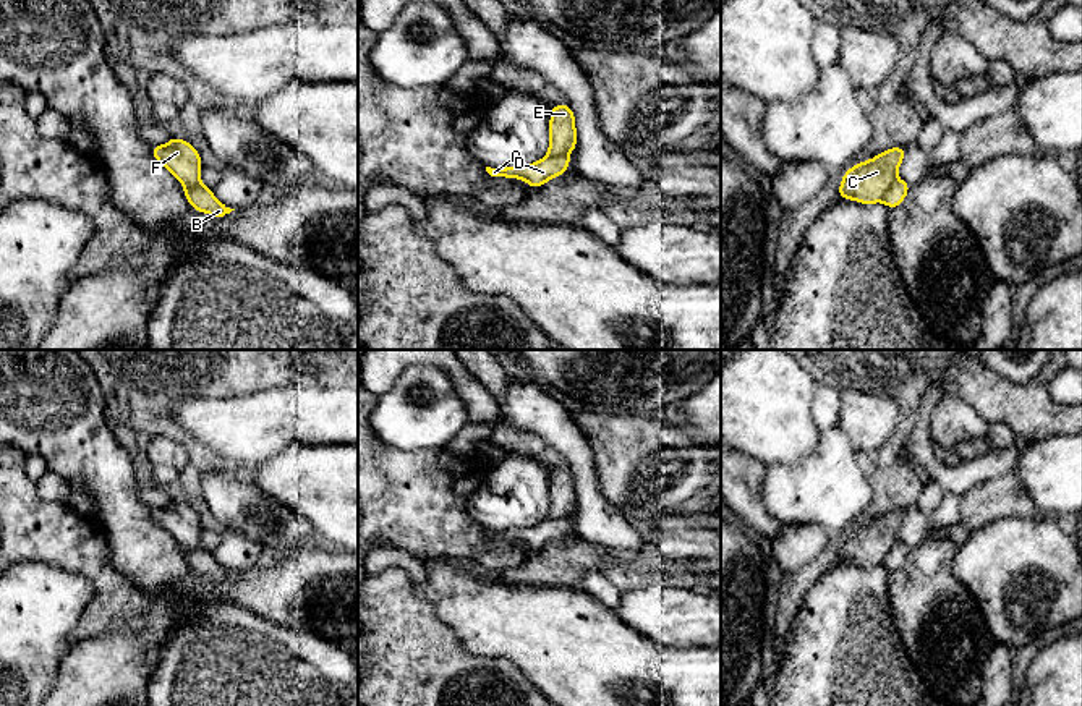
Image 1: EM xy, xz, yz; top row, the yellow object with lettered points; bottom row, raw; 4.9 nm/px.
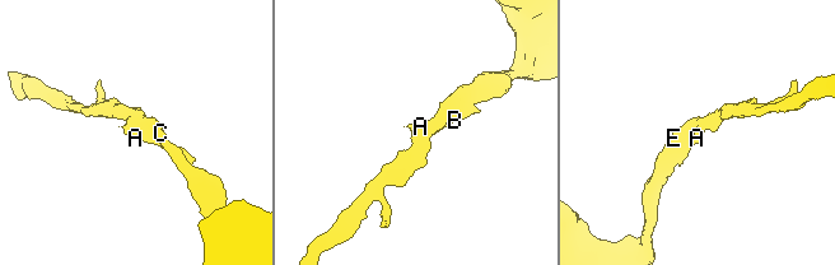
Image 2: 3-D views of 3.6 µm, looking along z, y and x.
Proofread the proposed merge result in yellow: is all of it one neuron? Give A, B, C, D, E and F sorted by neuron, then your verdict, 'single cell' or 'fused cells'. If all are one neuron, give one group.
A B D / C E F; fused cells

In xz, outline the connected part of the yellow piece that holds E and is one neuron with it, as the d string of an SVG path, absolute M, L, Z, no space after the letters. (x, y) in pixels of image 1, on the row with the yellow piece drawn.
M564 102L551 107L549 152L547 155L569 154L577 147L575 113Z

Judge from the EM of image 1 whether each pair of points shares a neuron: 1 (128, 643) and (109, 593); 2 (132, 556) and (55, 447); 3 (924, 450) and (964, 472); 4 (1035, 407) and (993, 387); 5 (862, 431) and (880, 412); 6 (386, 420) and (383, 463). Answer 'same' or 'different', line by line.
1: different
2: same
3: same
4: same
5: same
6: different

